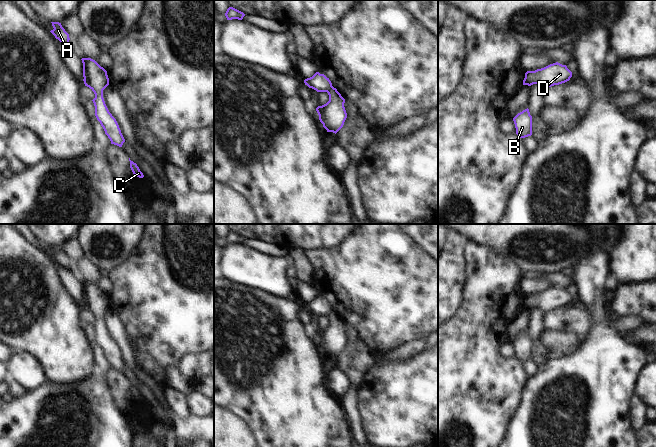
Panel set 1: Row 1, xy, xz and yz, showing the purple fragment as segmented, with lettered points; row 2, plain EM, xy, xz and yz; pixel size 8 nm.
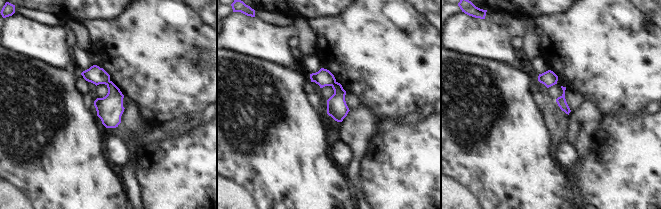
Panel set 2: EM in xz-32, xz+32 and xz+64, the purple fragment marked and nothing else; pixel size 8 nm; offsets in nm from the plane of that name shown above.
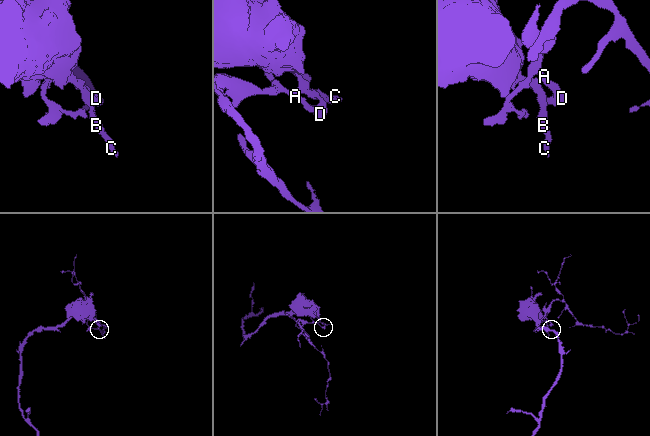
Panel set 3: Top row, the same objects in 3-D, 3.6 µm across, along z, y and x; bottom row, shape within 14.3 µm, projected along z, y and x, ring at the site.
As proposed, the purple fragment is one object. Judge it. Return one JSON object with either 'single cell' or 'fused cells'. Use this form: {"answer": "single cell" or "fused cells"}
{"answer": "fused cells"}

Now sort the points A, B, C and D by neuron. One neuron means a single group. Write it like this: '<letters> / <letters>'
A D / B C

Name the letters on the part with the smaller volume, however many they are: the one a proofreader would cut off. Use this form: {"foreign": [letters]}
{"foreign": ["A", "D"]}

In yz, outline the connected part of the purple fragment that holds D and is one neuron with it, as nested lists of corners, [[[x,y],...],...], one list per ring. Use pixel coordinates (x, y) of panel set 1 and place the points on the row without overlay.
[[[556,286],[535,295],[527,295],[524,304],[528,310],[538,308],[543,313],[546,313],[565,307],[569,305],[571,301],[572,296],[567,290]]]

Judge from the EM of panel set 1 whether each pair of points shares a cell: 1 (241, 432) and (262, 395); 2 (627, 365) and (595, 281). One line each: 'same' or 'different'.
1: different
2: same

